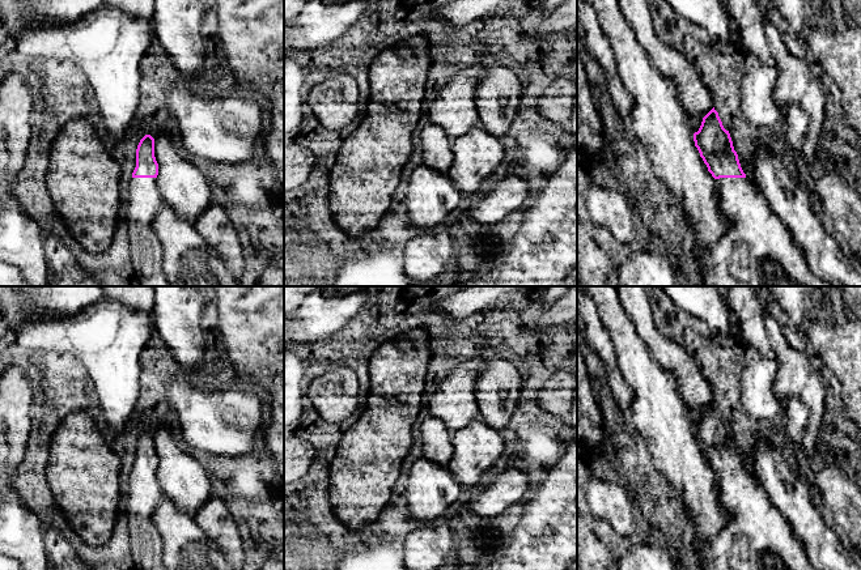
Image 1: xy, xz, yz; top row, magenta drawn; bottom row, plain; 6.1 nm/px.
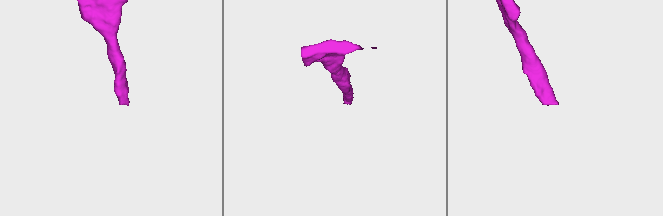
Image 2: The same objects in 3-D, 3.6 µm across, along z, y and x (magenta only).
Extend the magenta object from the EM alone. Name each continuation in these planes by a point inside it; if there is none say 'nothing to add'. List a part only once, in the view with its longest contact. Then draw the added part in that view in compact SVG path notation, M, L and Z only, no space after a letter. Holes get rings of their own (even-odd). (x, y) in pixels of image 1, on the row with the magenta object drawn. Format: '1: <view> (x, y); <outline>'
1: yz (758, 250); M747 176L714 182L720 208L730 218L731 227L700 259L703 286L831 286L810 269L788 227Z

